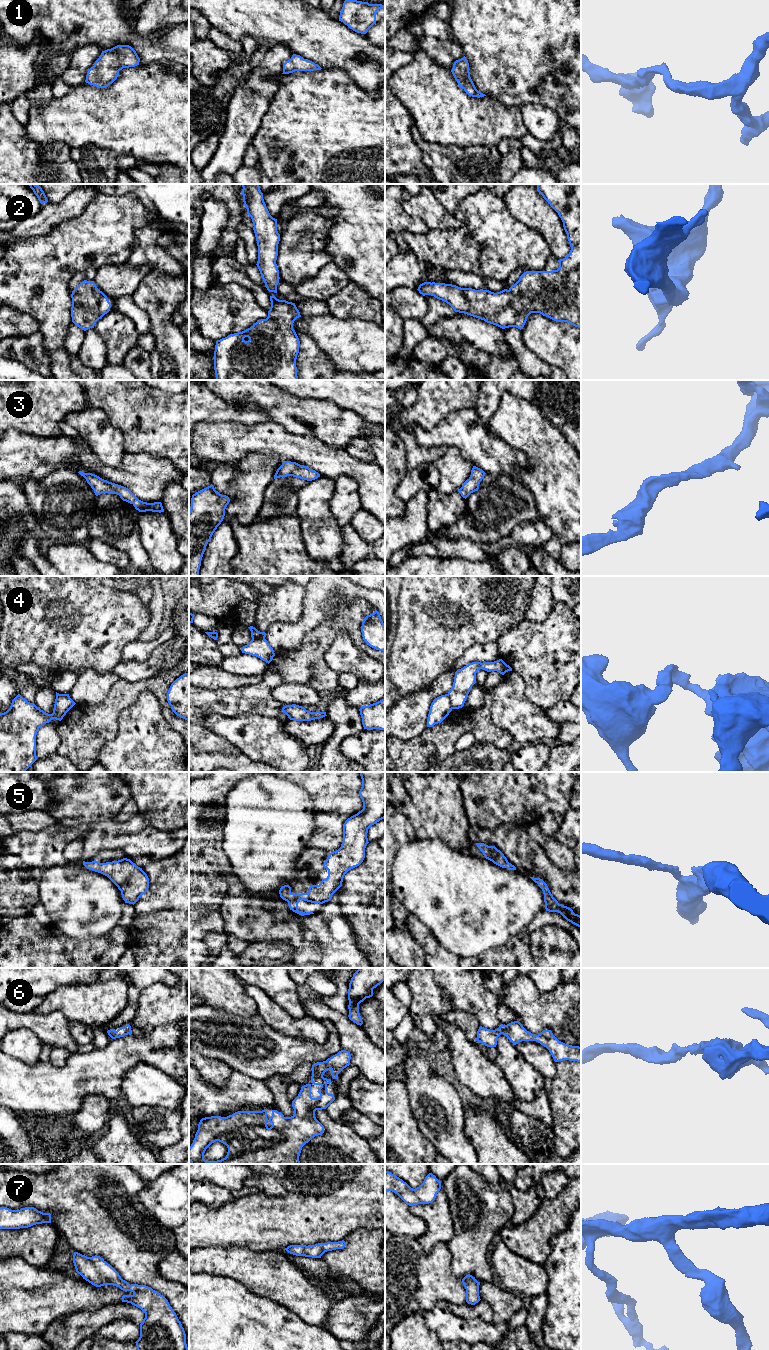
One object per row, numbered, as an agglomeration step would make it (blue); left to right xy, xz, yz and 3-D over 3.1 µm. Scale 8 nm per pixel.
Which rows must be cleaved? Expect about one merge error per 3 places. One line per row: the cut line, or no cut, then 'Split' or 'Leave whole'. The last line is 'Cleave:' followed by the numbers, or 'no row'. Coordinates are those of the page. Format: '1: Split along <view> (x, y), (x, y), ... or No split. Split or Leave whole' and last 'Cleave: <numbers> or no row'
1: No split. Leave whole
2: No split. Leave whole
3: No split. Leave whole
4: Split along yz (446, 694), (453, 708). Split
5: No split. Leave whole
6: No split. Leave whole
7: No split. Leave whole
Cleave: 4

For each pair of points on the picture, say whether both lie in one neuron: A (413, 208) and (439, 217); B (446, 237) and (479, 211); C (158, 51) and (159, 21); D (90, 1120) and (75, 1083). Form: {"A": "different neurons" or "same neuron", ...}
{"A": "same neuron", "B": "same neuron", "C": "different neurons", "D": "different neurons"}

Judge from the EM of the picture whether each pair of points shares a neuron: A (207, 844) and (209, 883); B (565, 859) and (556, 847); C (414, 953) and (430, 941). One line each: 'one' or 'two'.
A: one
B: one
C: two

